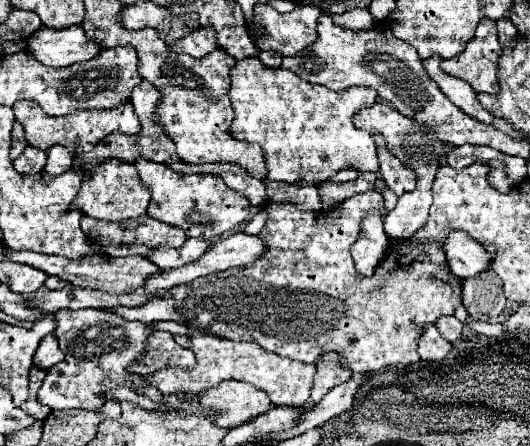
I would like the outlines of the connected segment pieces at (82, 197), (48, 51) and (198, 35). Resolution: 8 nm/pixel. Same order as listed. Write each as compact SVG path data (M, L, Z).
M108 158L102 164L98 164L92 170L92 174L88 172L84 176L82 188L80 188L72 206L80 208L86 216L92 216L92 218L98 218L98 220L120 222L120 220L126 220L126 218L144 216L148 202L150 202L150 190L140 182L136 166L130 164L130 162L124 162L120 158Z
M80 26L64 30L40 28L26 40L26 46L38 62L50 68L64 68L76 62L92 60L92 56L100 52L100 46L92 44Z
M198 28L192 34L184 36L182 40L176 40L176 44L168 44L172 52L184 52L192 58L204 58L212 50L218 48L216 42L216 30L214 28Z

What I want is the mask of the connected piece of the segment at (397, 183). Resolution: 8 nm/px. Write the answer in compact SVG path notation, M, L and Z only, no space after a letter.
M374 136L376 144L378 144L378 160L380 160L380 174L384 176L384 182L388 188L392 188L392 192L396 196L402 196L406 192L412 192L416 186L416 176L414 172L404 166L396 156L392 156L386 148L384 148L384 140L382 136Z

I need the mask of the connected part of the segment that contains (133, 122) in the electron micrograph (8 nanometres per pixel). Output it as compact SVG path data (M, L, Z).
M24 100L16 102L12 108L16 114L16 120L24 126L26 142L40 150L48 150L48 148L60 144L60 146L66 146L68 152L76 156L76 154L90 152L104 136L108 136L112 132L122 132L122 134L138 134L140 132L140 120L130 102L122 104L122 108L114 108L114 110L78 110L68 116L46 116L38 104L24 102Z

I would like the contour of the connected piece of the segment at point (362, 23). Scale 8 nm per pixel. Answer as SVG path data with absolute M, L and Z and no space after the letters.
M354 8L352 12L344 12L340 16L332 16L338 26L350 28L350 30L370 30L376 26L376 20L366 8Z

